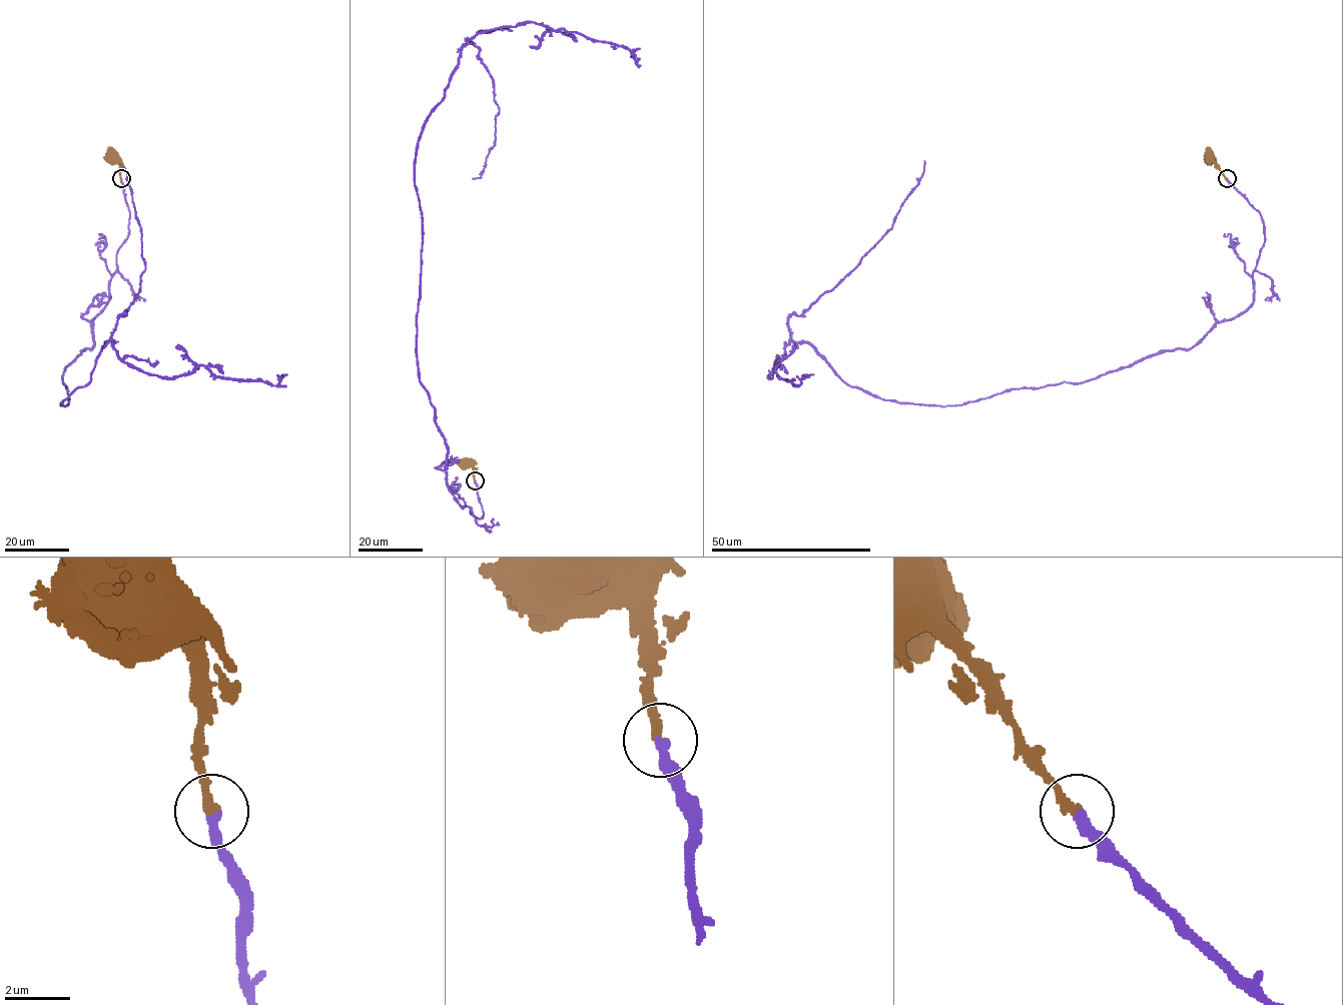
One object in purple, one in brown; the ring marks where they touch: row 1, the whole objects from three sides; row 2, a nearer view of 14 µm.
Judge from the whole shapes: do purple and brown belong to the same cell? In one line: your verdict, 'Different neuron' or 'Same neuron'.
Same neuron

